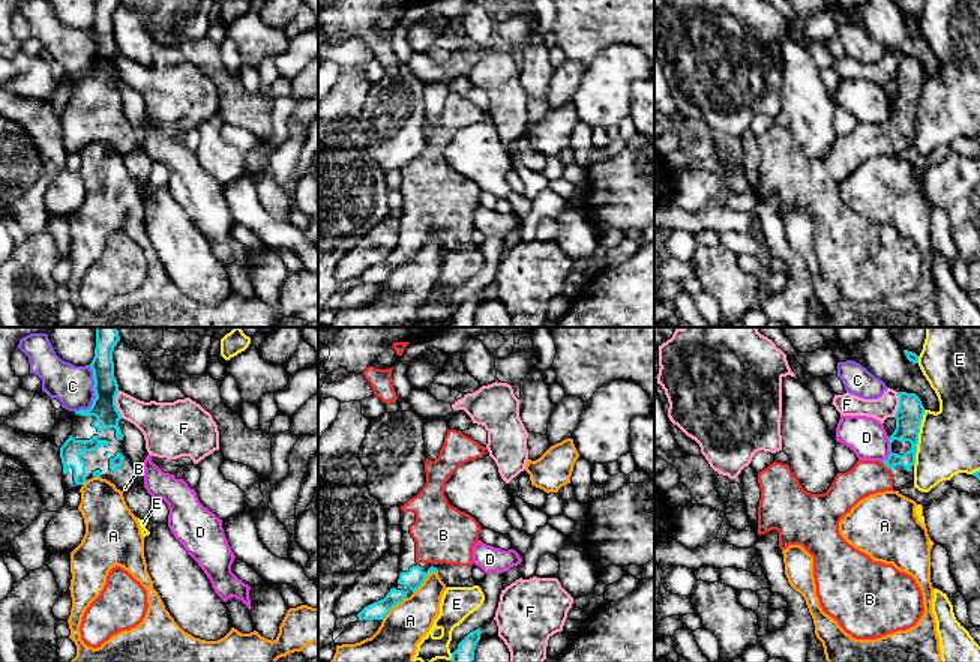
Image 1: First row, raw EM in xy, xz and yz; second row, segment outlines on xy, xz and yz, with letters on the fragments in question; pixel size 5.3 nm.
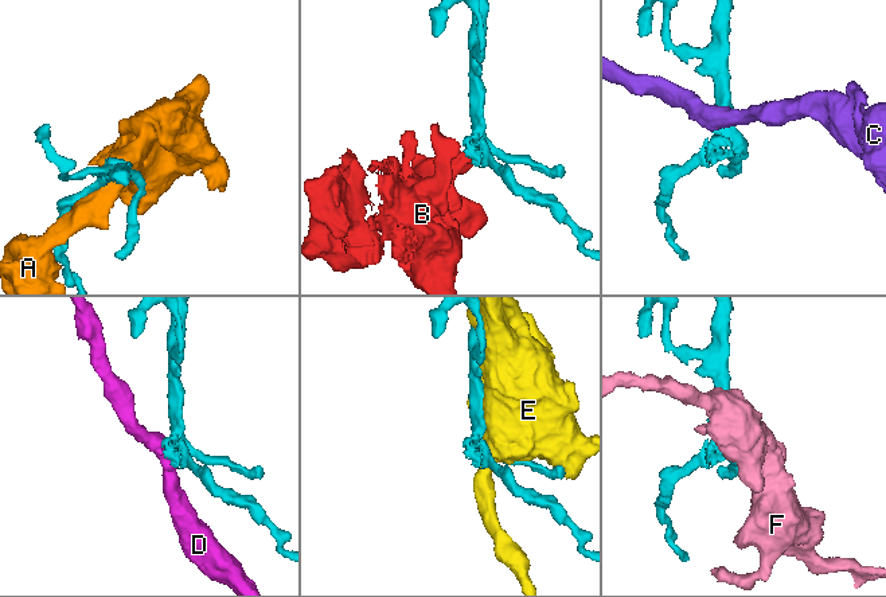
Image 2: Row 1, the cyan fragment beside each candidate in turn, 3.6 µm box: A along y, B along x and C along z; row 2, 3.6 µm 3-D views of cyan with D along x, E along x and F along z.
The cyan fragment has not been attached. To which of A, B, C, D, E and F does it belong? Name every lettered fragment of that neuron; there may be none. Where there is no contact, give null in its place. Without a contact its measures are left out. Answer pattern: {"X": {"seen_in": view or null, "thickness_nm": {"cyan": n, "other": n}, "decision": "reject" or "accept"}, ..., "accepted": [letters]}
{"A": {"seen_in": "xz", "thickness_nm": {"cyan": 100, "other": 220}, "decision": "reject"}, "B": {"seen_in": "yz", "thickness_nm": {"cyan": 130, "other": 190}, "decision": "accept"}, "C": {"seen_in": "xy", "thickness_nm": {"cyan": 140, "other": 220}, "decision": "reject"}, "D": {"seen_in": "yz", "thickness_nm": {"cyan": 140, "other": 220}, "decision": "reject"}, "E": {"seen_in": "yz", "thickness_nm": {"cyan": 140, "other": 340}, "decision": "reject"}, "F": {"seen_in": "xy", "thickness_nm": {"cyan": 140, "other": 200}, "decision": "reject"}, "accepted": ["B"]}

